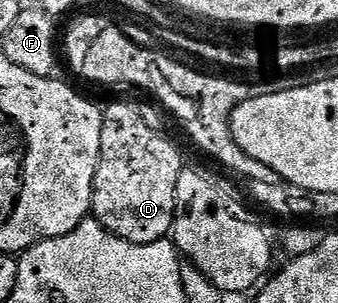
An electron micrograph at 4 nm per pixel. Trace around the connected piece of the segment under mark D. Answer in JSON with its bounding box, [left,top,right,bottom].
[92,104,183,244]

